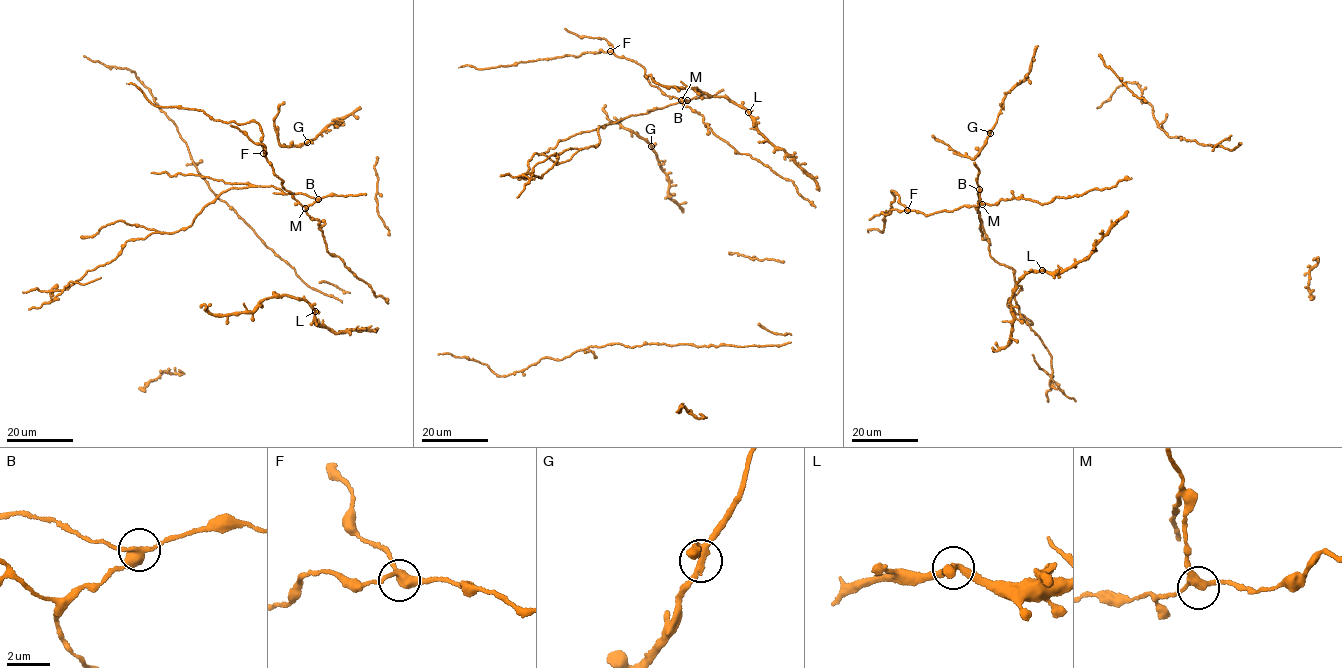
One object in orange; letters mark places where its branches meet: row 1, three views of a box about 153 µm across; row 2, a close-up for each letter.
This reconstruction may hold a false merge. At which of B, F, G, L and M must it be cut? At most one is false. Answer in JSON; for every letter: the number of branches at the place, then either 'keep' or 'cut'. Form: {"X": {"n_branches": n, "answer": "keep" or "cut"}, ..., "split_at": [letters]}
{"B": {"n_branches": 3, "answer": "cut"}, "F": {"n_branches": 3, "answer": "keep"}, "G": {"n_branches": 3, "answer": "keep"}, "L": {"n_branches": 3, "answer": "keep"}, "M": {"n_branches": 3, "answer": "keep"}, "split_at": ["B"]}

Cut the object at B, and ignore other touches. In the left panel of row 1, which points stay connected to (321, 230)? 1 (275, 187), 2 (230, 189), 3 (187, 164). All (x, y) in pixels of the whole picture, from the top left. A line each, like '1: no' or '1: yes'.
1: no
2: no
3: yes

